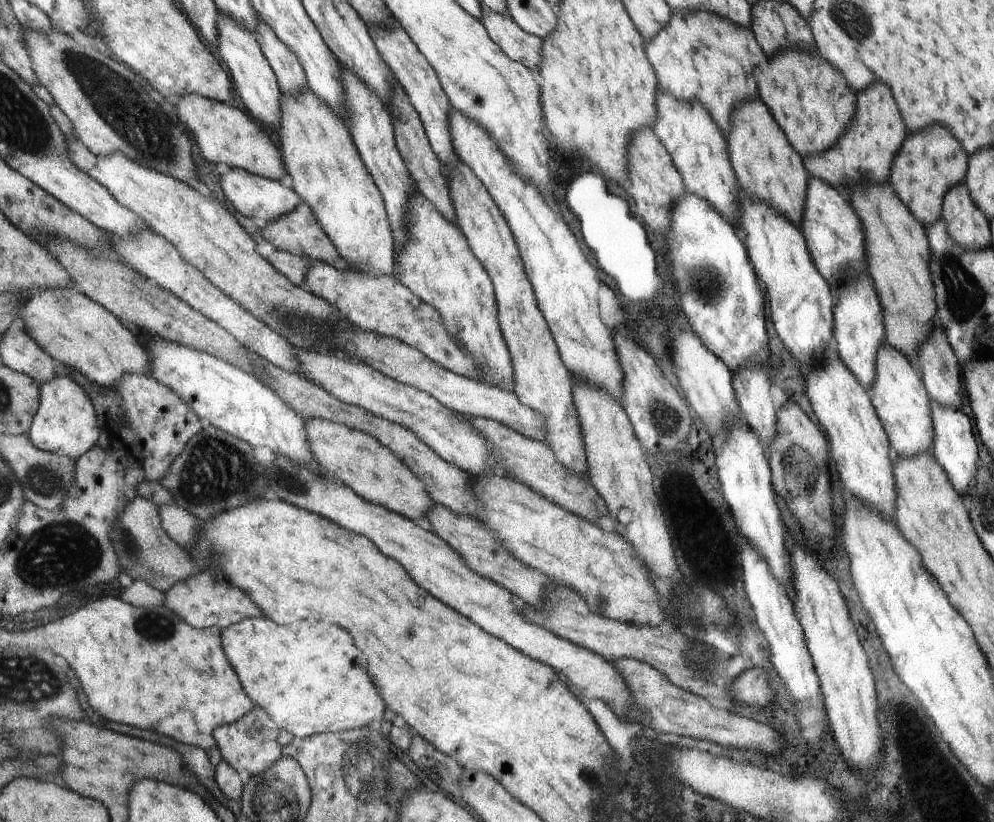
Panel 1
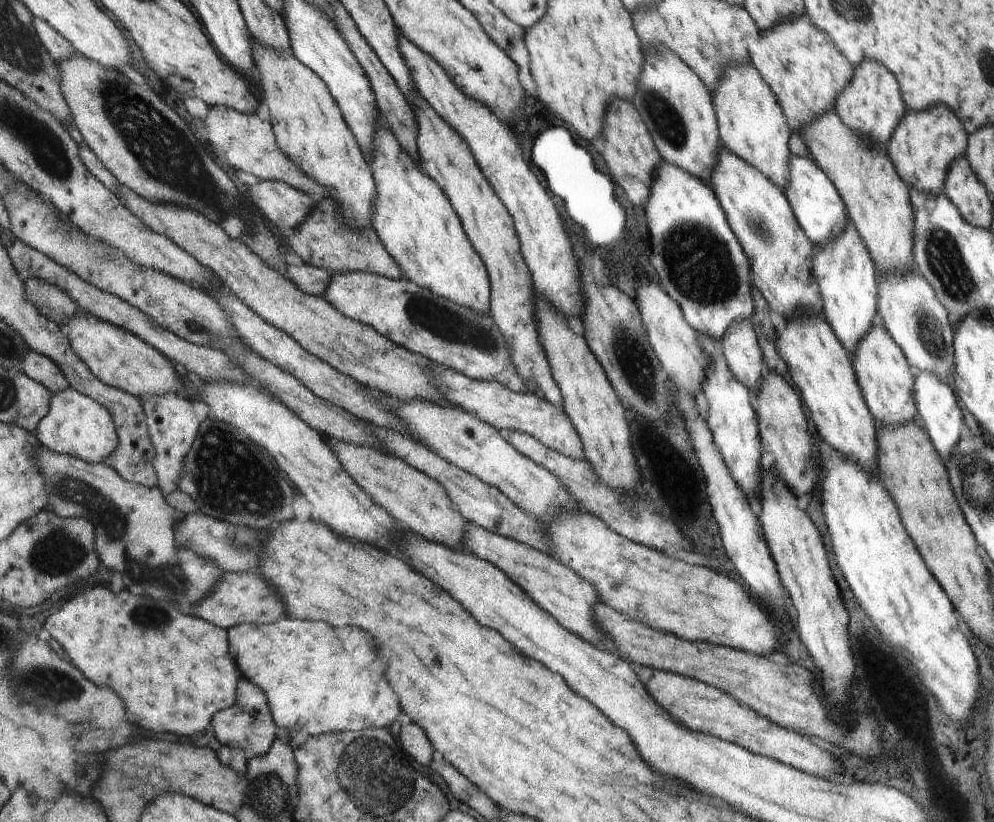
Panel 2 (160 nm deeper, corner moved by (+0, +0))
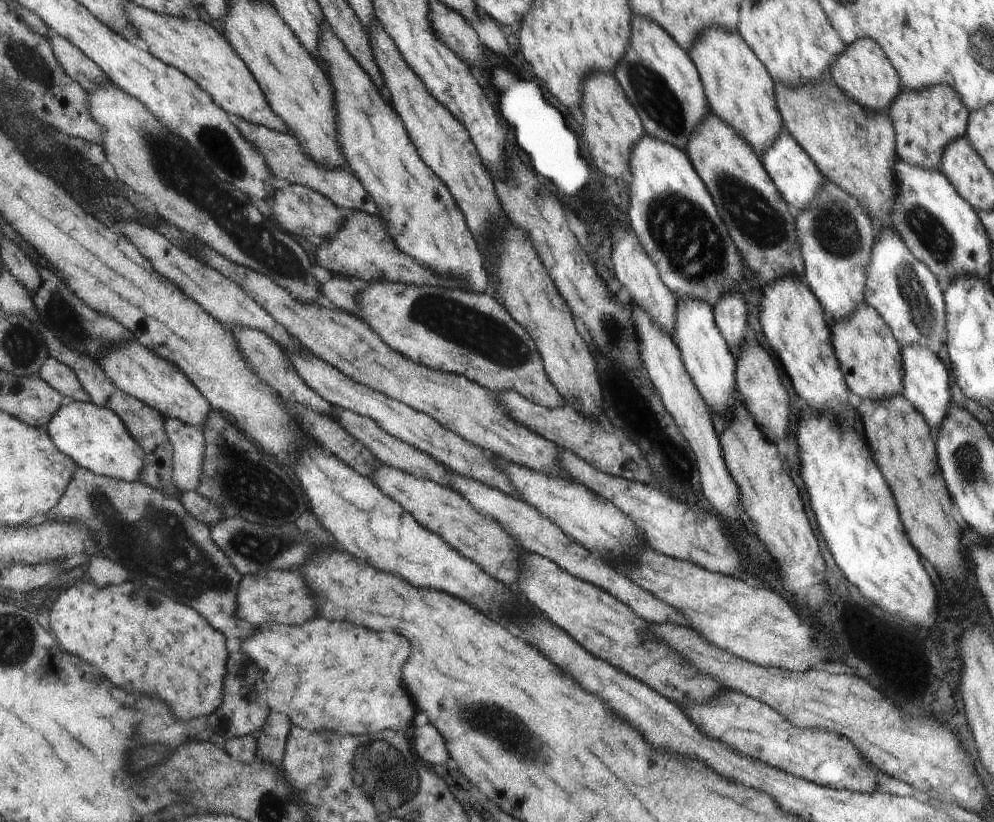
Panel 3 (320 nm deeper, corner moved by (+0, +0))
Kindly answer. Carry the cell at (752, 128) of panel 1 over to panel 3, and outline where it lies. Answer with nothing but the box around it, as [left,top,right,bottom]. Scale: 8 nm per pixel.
[689,26,785,154]

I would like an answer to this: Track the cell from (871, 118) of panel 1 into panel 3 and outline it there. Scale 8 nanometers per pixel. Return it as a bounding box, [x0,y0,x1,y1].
[829,37,900,112]

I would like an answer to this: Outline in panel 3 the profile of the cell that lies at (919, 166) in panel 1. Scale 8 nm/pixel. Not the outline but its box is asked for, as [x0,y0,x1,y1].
[888,84,969,169]

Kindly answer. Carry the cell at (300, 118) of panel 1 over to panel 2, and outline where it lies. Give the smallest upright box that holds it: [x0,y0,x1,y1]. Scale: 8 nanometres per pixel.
[251,38,378,229]

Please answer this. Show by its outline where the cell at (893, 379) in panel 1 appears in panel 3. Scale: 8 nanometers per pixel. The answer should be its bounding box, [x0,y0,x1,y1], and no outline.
[830,302,903,400]

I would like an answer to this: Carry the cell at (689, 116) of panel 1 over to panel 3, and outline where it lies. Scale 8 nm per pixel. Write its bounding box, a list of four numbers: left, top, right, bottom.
[616,15,710,151]

